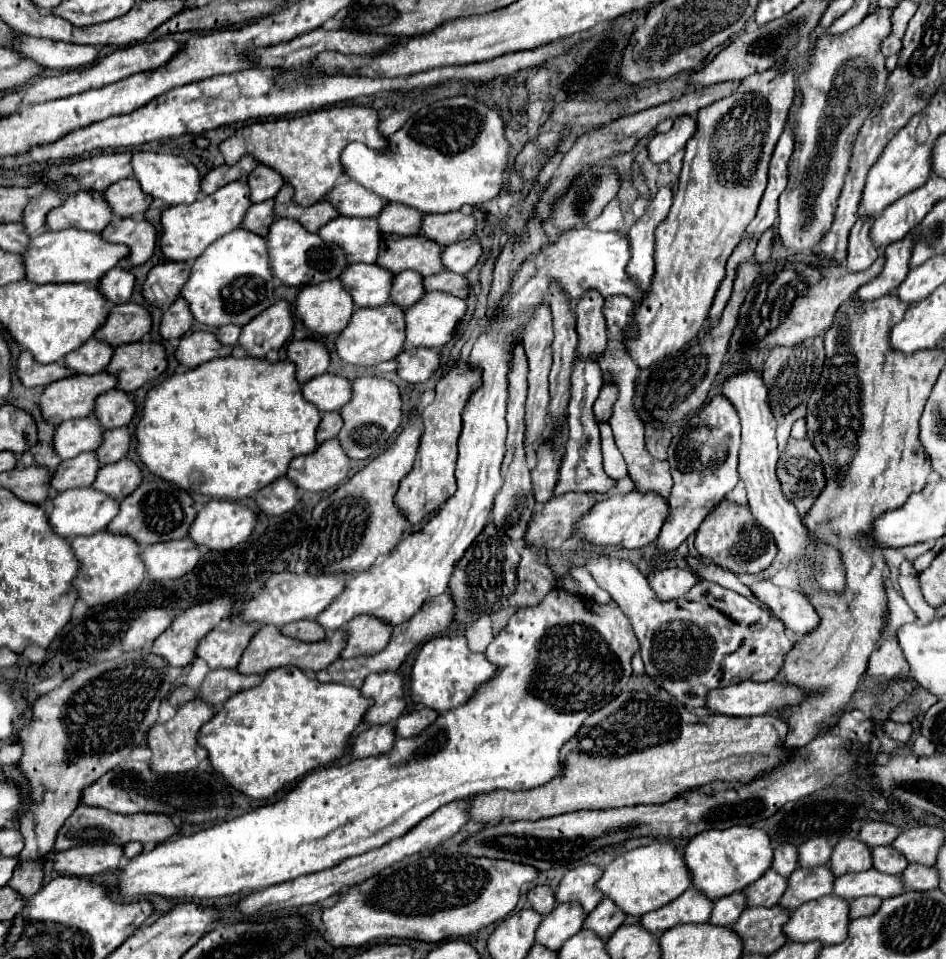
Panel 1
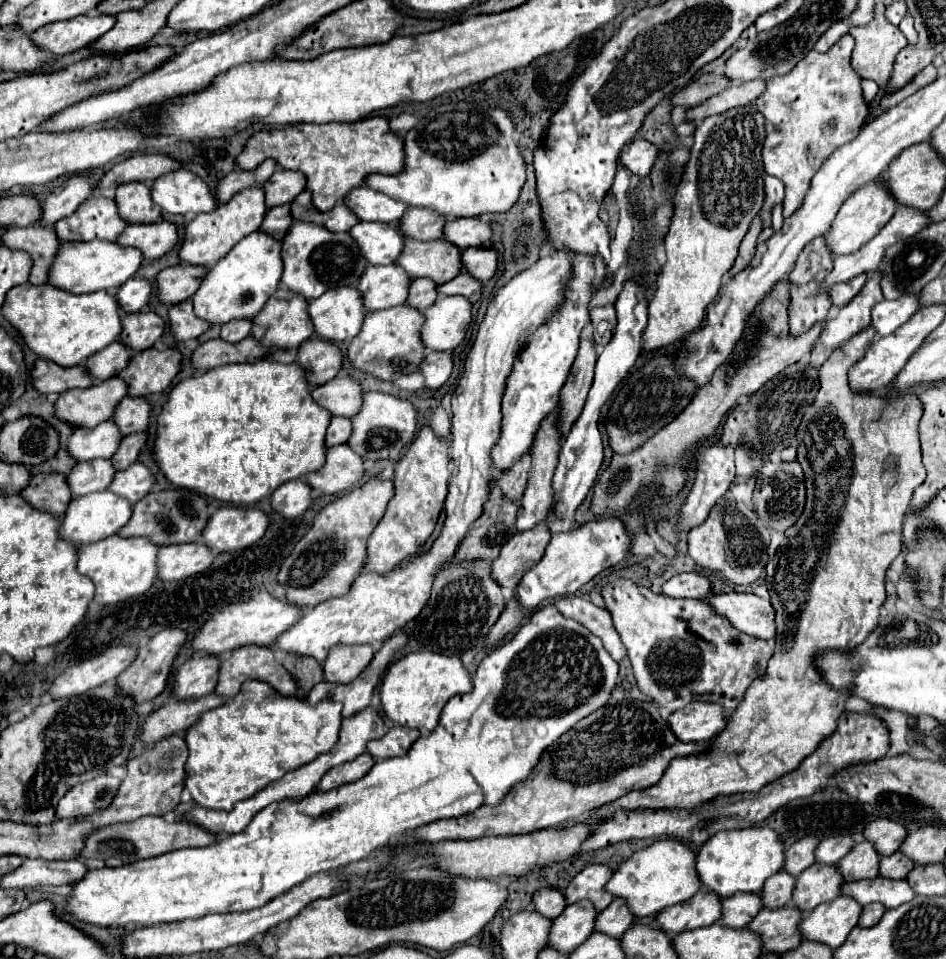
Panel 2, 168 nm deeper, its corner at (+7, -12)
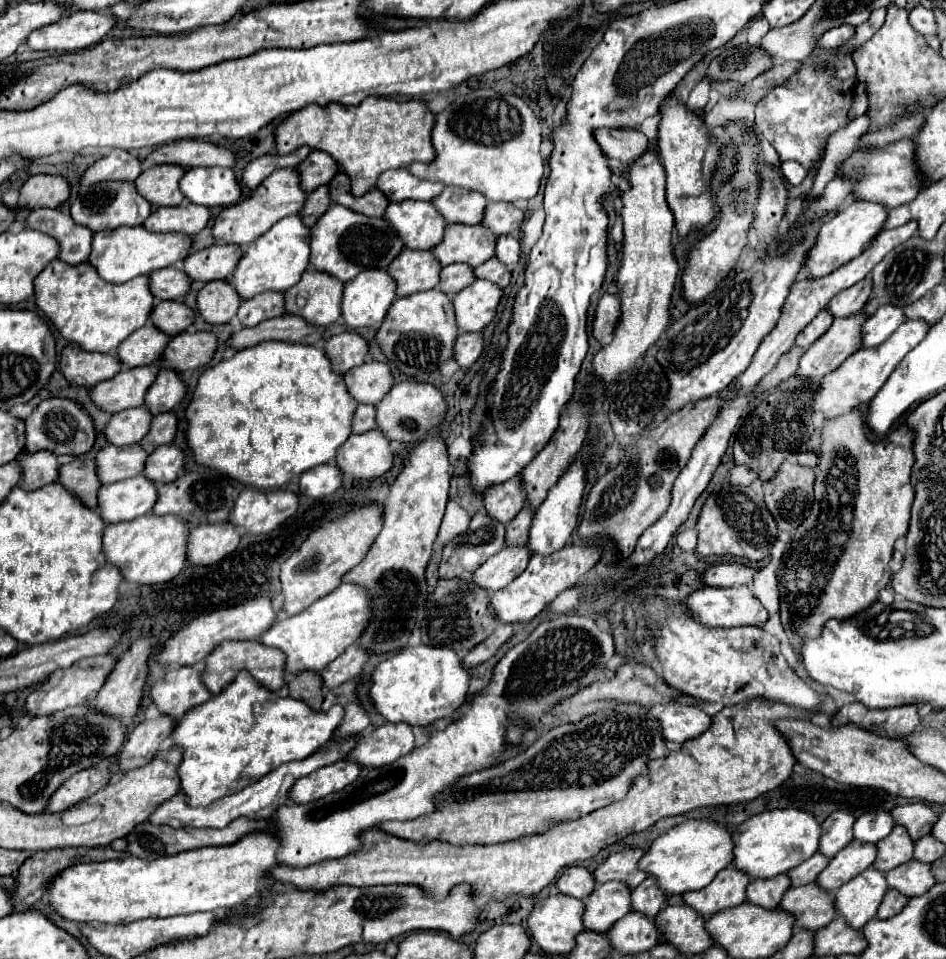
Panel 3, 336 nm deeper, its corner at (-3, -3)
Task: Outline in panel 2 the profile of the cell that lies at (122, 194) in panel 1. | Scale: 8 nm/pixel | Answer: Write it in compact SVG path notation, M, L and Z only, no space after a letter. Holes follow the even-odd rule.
M130 182L122 184L116 190L116 204L118 212L126 222L138 222L138 224L150 224L158 222L162 216L162 208L152 202L150 186L142 182Z

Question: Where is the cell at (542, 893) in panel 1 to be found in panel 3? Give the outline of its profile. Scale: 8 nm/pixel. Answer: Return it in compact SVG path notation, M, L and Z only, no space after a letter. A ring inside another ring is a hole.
M568 867L556 881L556 887L562 895L576 897L576 899L586 899L592 893L594 879L592 873L584 867Z

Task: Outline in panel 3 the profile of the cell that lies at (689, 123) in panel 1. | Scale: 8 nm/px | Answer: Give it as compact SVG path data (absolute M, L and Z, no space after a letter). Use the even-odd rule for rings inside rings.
M600 129L596 131L596 141L610 159L618 159L626 165L640 159L650 149L648 137L636 129L620 129L620 131Z

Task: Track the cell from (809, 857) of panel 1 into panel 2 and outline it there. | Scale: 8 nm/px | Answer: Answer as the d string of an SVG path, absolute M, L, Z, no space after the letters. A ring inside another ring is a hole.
M830 836L816 848L816 862L836 864L842 860L842 856L846 856L846 852L850 852L854 844L856 842L852 836Z

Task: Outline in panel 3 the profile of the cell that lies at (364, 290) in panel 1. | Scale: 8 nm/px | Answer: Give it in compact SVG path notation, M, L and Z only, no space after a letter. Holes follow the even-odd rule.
M404 249L386 269L396 281L396 297L406 297L418 291L428 291L438 285L440 263L432 259L430 251Z

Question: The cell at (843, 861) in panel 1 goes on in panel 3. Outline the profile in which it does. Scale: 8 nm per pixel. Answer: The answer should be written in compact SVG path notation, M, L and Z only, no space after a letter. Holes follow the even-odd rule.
M896 825L888 837L876 843L878 855L872 867L878 871L890 871L892 867L898 867L900 863L906 863L912 859L912 841L908 839L908 833L904 827Z

